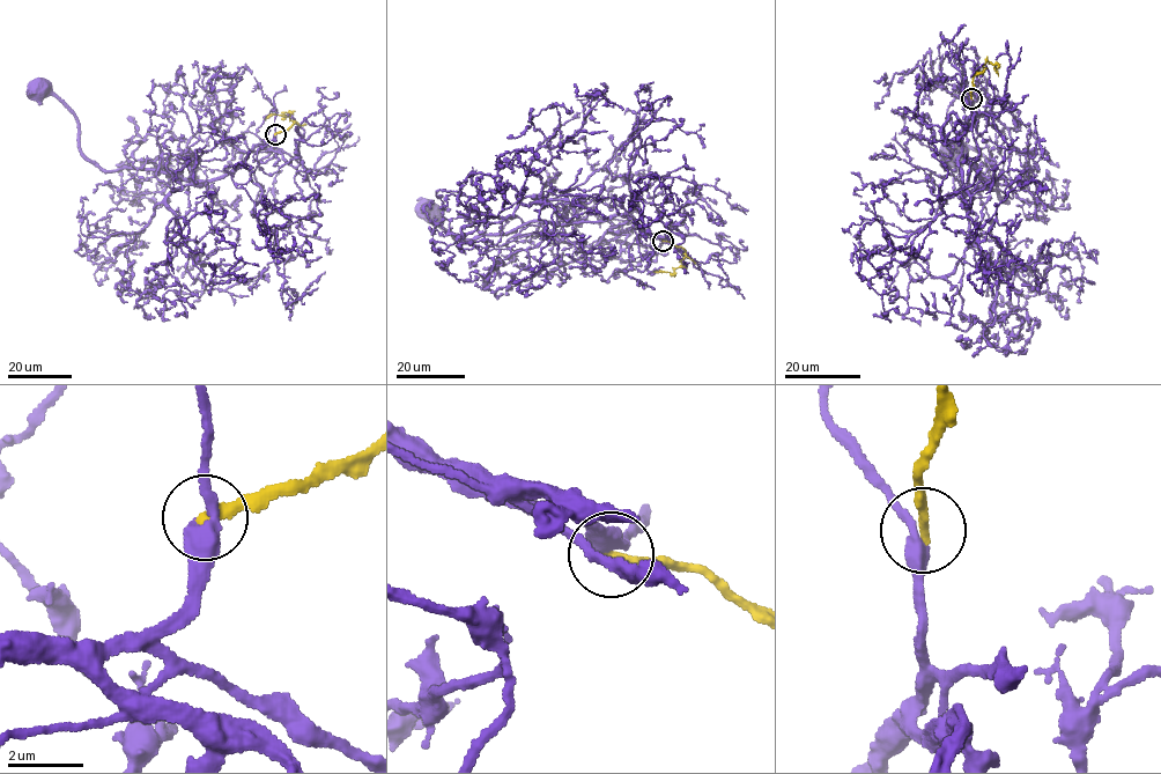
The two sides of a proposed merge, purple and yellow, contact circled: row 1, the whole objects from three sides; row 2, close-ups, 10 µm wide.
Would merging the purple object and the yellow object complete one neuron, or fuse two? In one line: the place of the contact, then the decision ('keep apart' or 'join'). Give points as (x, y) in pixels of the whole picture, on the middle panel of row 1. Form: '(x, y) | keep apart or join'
(663, 241) | join

